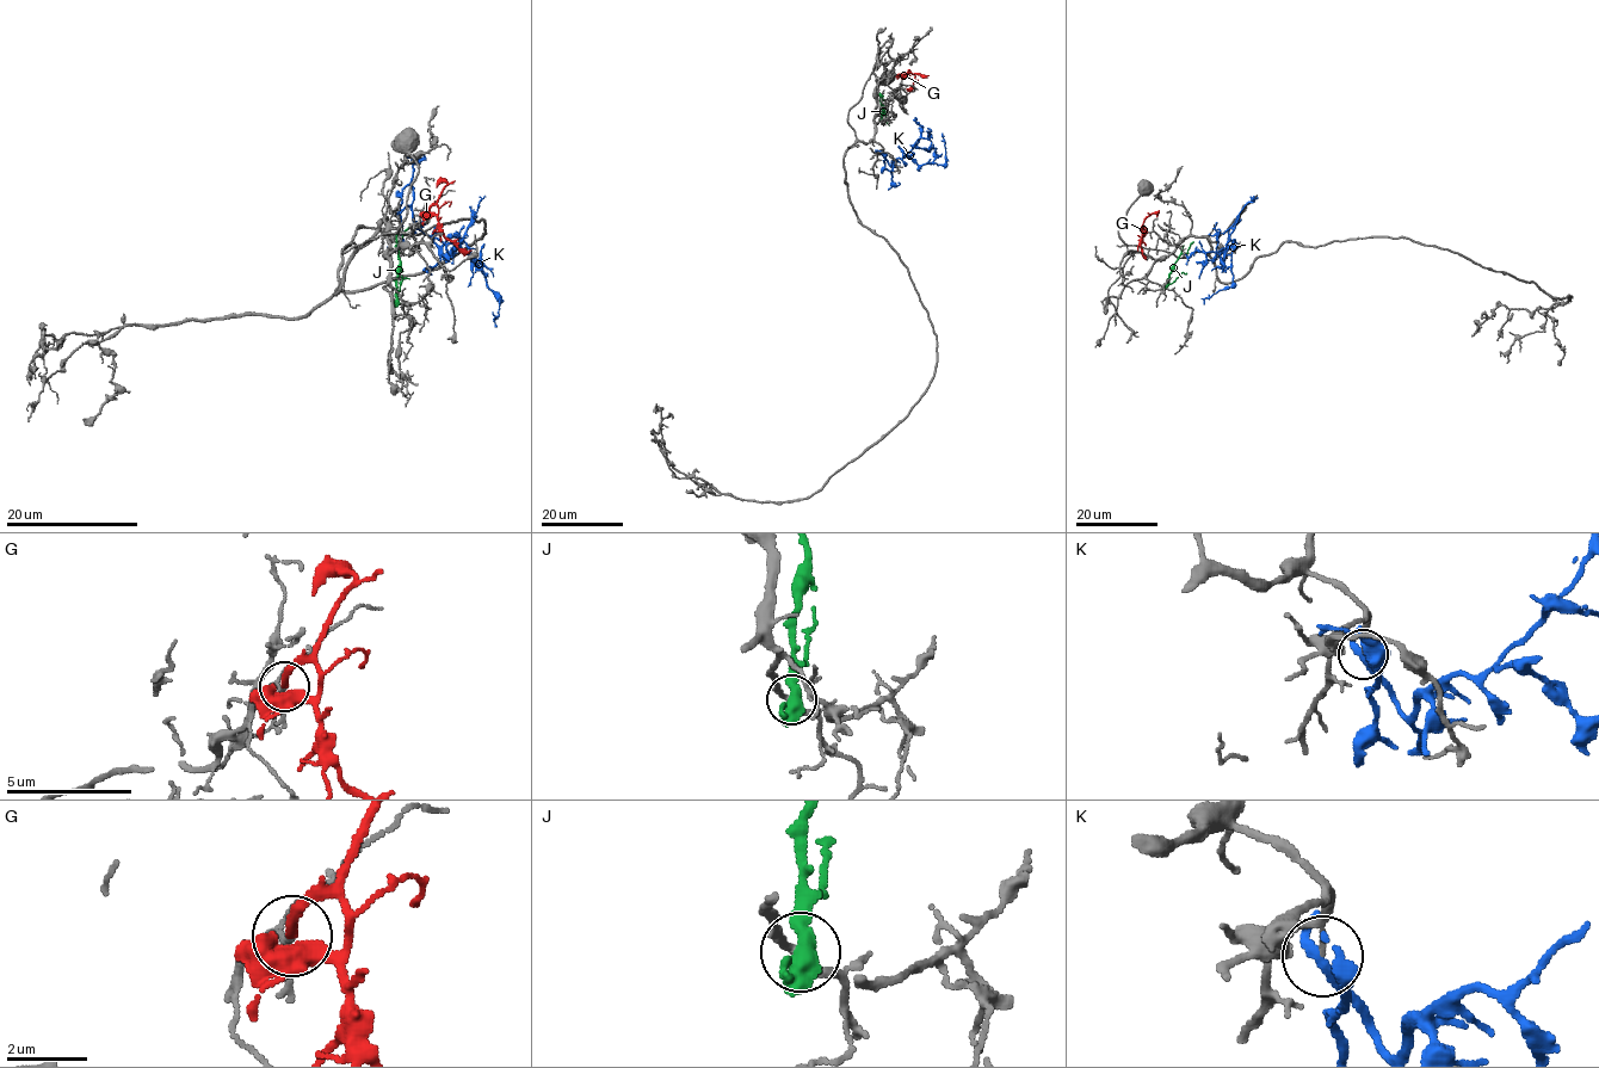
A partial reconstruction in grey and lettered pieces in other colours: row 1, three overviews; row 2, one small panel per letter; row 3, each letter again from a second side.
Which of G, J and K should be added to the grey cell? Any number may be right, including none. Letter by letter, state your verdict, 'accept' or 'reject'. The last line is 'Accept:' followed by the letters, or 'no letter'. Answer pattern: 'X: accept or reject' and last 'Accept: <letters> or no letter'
G: accept
J: reject
K: reject
Accept: G

